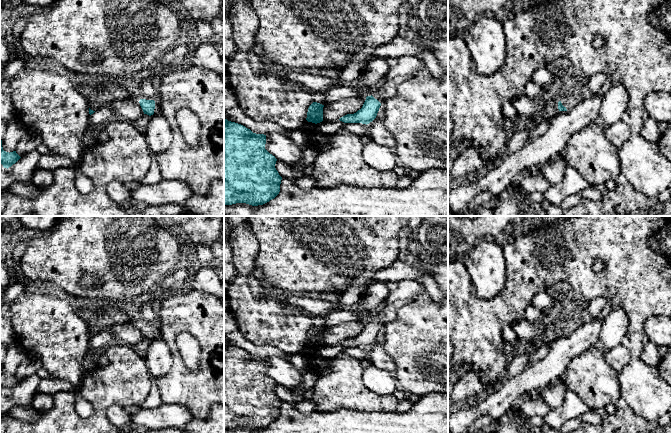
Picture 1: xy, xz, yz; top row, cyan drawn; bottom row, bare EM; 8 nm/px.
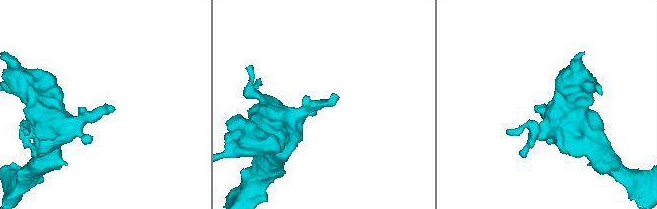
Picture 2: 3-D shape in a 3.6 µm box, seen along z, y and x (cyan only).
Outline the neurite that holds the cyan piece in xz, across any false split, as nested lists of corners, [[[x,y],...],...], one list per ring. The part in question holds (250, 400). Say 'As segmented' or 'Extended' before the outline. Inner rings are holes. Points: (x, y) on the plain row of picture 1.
As segmented. [[[224,343],[224,429],[246,427],[263,429],[280,416],[282,401],[275,392],[277,383],[265,373],[266,359],[253,357],[245,350]]]

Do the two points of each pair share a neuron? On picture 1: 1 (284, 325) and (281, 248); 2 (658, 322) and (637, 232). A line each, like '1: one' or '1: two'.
1: two
2: two

